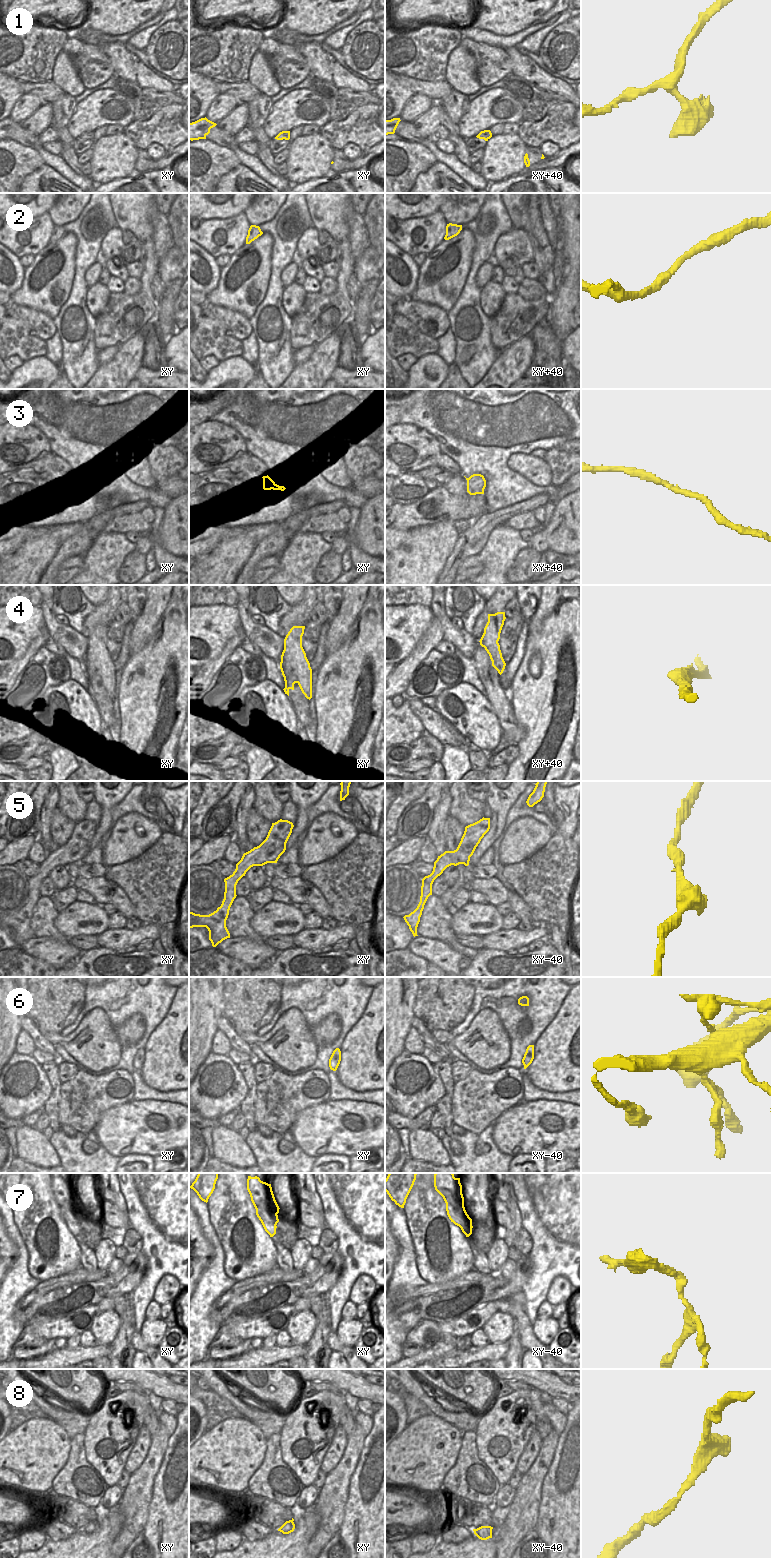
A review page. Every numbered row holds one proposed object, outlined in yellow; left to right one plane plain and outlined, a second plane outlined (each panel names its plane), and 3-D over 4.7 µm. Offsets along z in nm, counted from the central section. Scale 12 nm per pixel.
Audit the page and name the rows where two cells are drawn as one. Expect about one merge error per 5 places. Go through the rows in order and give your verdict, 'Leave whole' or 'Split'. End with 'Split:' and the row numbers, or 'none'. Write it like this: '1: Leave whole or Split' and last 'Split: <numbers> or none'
1: Leave whole
2: Leave whole
3: Leave whole
4: Leave whole
5: Leave whole
6: Leave whole
7: Split
8: Leave whole
Split: 7

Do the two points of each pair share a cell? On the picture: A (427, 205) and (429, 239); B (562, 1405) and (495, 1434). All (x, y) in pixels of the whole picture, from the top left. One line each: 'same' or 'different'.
A: different
B: different

